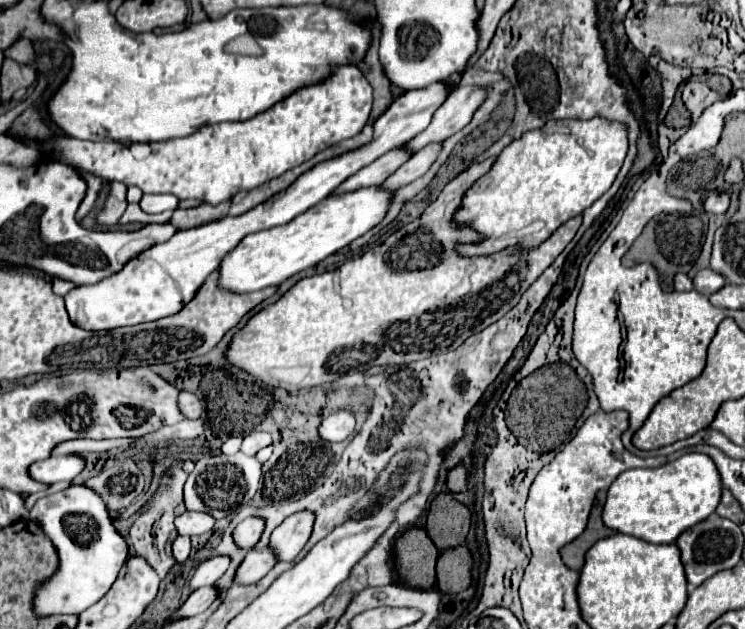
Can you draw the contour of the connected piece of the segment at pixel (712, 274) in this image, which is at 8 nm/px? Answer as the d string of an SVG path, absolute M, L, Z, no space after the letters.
M703 269L699 271L695 277L693 277L693 283L695 283L695 289L703 295L713 295L717 293L723 285L725 285L725 277L713 269Z

